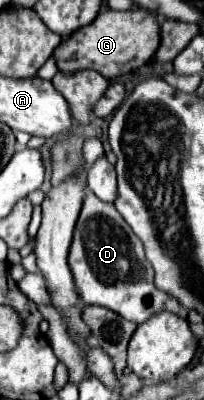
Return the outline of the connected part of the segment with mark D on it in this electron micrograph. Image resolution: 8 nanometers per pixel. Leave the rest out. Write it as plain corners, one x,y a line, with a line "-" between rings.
87,192
83,200
83,210
79,214
73,244
69,250
69,268
77,280
77,292
81,302
111,308
119,316
143,324
159,312
173,312
187,318
187,310
177,304
171,296
153,286
153,270
143,254
143,244
137,240
133,230
125,224
123,216
113,204
105,204

